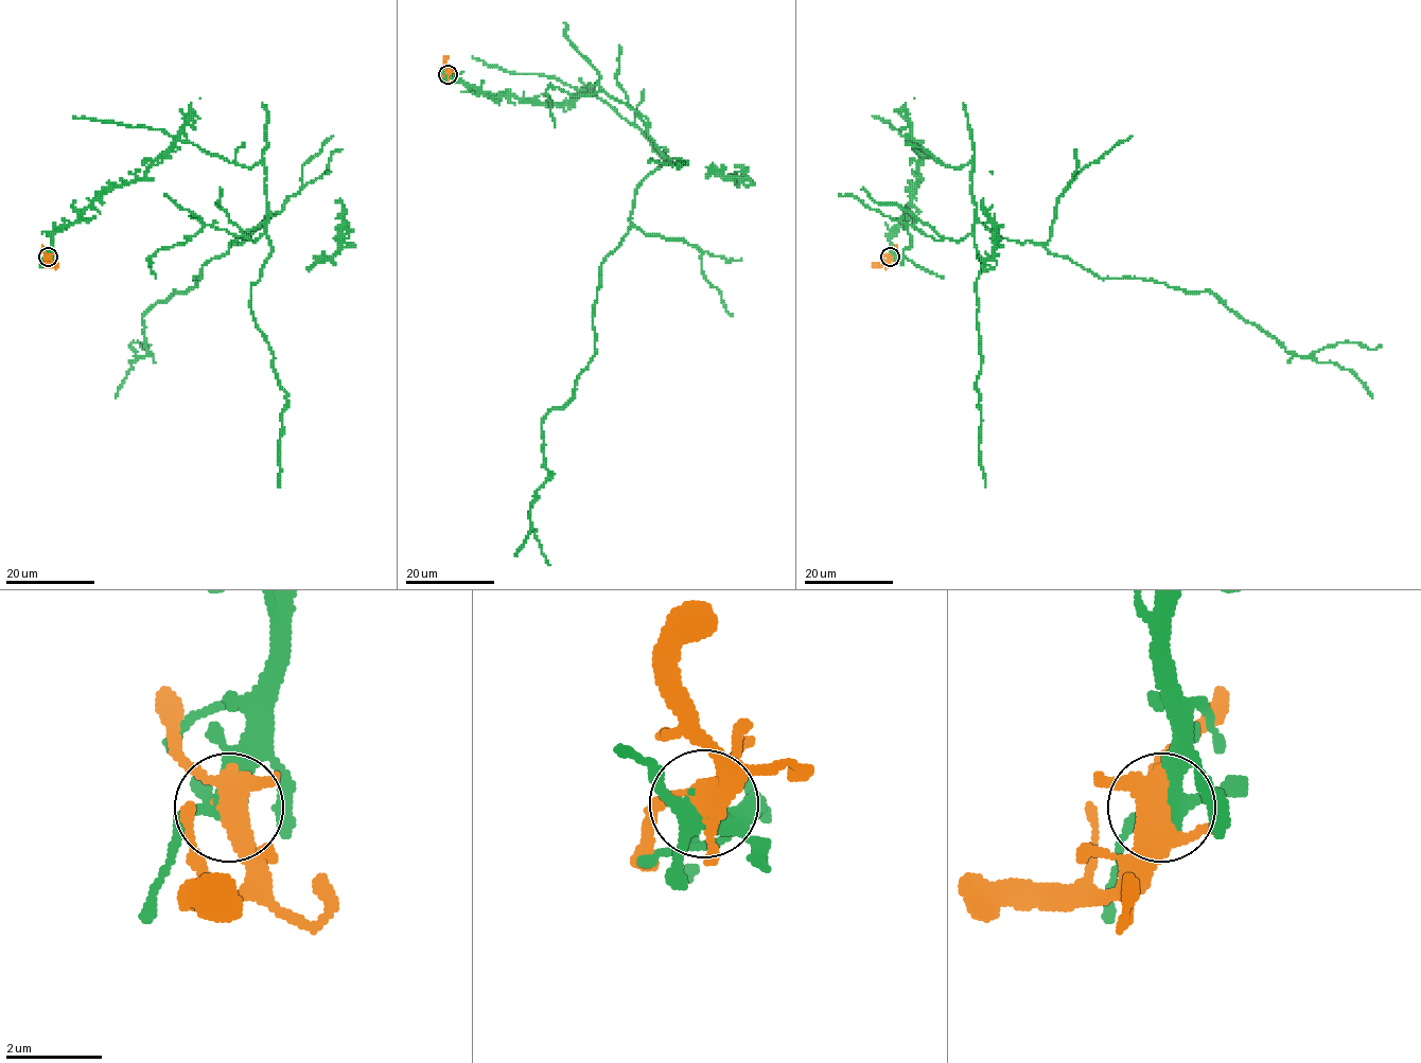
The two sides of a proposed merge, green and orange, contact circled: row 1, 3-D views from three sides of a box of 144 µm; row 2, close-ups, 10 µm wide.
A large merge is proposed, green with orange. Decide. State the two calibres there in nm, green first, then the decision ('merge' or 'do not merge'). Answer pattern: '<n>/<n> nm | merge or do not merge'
300/440 nm | merge

